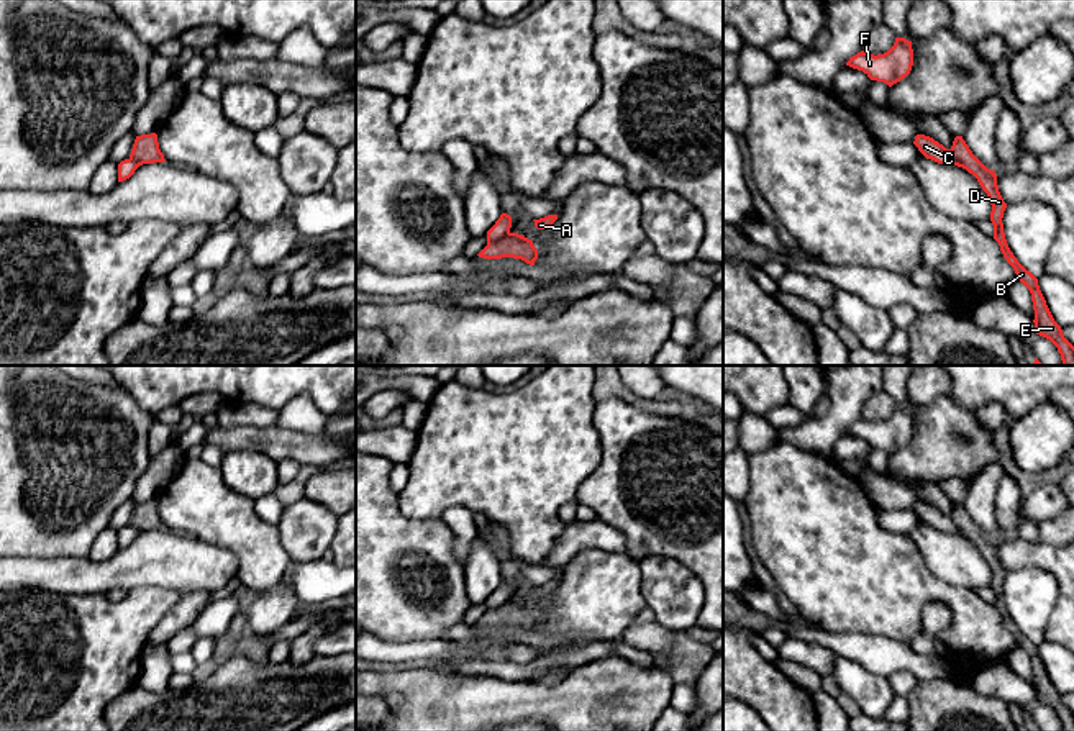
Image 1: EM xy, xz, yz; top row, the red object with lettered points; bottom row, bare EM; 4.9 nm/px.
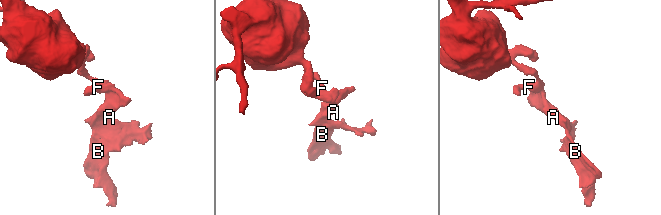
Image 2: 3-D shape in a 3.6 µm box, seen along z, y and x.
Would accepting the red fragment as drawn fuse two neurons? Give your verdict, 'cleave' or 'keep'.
cleave

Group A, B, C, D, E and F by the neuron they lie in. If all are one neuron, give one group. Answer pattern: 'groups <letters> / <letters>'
groups A B D E / C F

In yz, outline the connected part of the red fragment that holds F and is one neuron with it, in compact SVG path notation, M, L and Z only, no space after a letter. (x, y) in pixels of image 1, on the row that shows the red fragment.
M895 38L894 46L887 52L874 56L861 51L849 57L846 66L862 70L871 80L884 82L892 87L912 70L912 41L905 38Z

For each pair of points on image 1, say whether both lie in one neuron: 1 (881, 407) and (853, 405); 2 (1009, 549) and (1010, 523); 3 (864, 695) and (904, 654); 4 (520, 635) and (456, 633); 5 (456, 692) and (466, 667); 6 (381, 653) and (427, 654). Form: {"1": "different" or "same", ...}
{"1": "different", "2": "different", "3": "different", "4": "same", "5": "different", "6": "same"}

